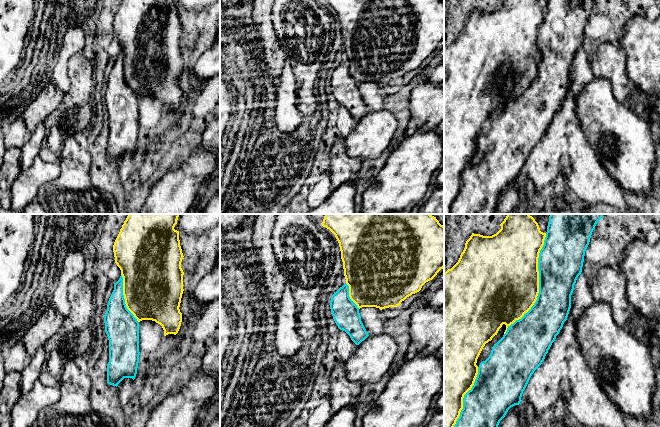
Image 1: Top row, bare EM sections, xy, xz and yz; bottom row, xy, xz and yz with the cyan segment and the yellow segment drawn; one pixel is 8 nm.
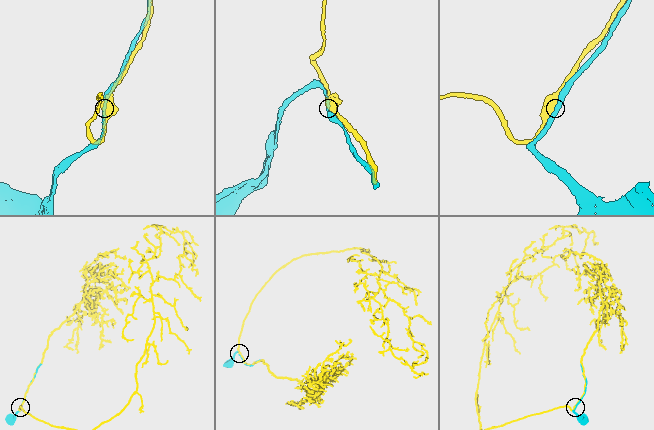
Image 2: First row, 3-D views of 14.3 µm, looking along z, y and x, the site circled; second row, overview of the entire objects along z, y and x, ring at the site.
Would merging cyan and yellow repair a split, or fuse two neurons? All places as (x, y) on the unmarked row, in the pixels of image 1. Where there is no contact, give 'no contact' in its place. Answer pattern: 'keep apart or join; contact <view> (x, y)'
join; contact yz (539, 61)

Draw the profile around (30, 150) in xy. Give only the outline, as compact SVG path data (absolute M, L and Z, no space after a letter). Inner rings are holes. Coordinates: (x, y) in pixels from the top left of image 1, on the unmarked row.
M44 123L39 124L35 131L31 133L30 139L21 148L20 168L28 169L34 159L39 156L41 145L46 137L46 129Z

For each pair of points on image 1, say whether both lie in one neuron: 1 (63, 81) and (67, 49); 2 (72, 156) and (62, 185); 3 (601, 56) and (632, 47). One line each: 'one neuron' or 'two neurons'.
1: one neuron
2: one neuron
3: one neuron

